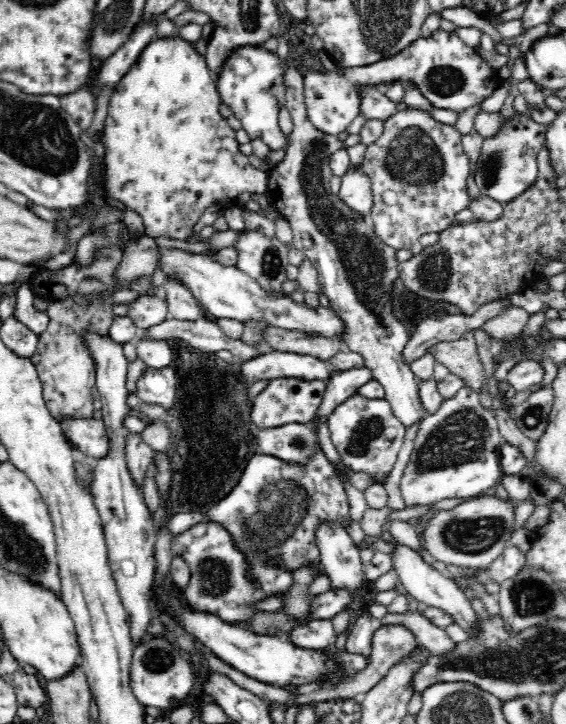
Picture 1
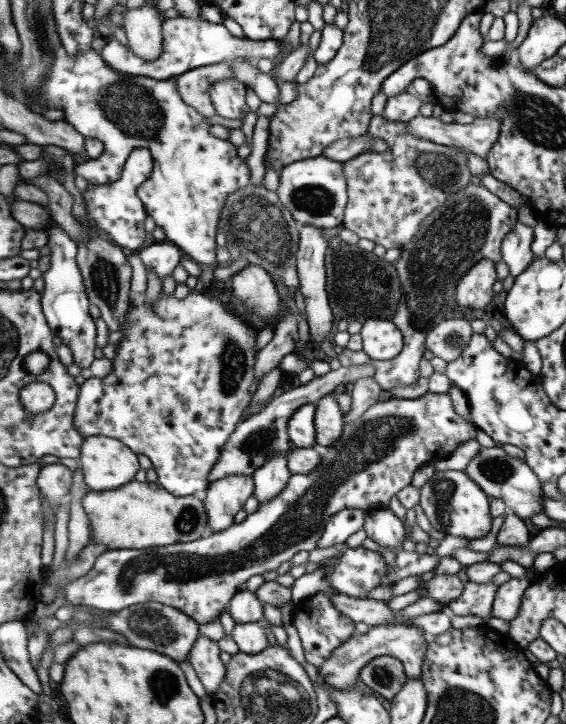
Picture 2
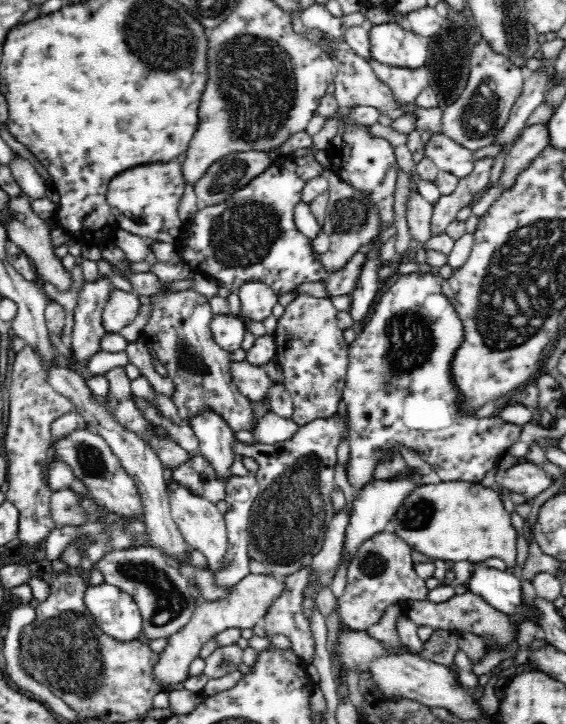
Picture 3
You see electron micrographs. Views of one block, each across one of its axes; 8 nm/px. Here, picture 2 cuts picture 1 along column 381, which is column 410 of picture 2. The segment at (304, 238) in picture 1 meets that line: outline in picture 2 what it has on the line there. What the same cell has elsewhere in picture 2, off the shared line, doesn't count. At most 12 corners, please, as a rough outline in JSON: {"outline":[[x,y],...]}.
{"outline":[[471,182],[447,196],[393,262],[403,334],[373,366],[383,392],[417,382],[425,338],[481,260],[499,264],[515,208]]}

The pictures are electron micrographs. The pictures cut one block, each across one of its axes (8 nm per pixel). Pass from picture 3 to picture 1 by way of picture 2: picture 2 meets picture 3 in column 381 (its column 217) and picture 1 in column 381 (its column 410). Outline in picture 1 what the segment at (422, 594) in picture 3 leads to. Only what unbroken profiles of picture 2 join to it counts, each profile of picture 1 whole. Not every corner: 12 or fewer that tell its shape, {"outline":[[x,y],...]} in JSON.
{"outline":[[350,396],[328,430],[344,464],[384,484],[406,434],[386,398]]}

